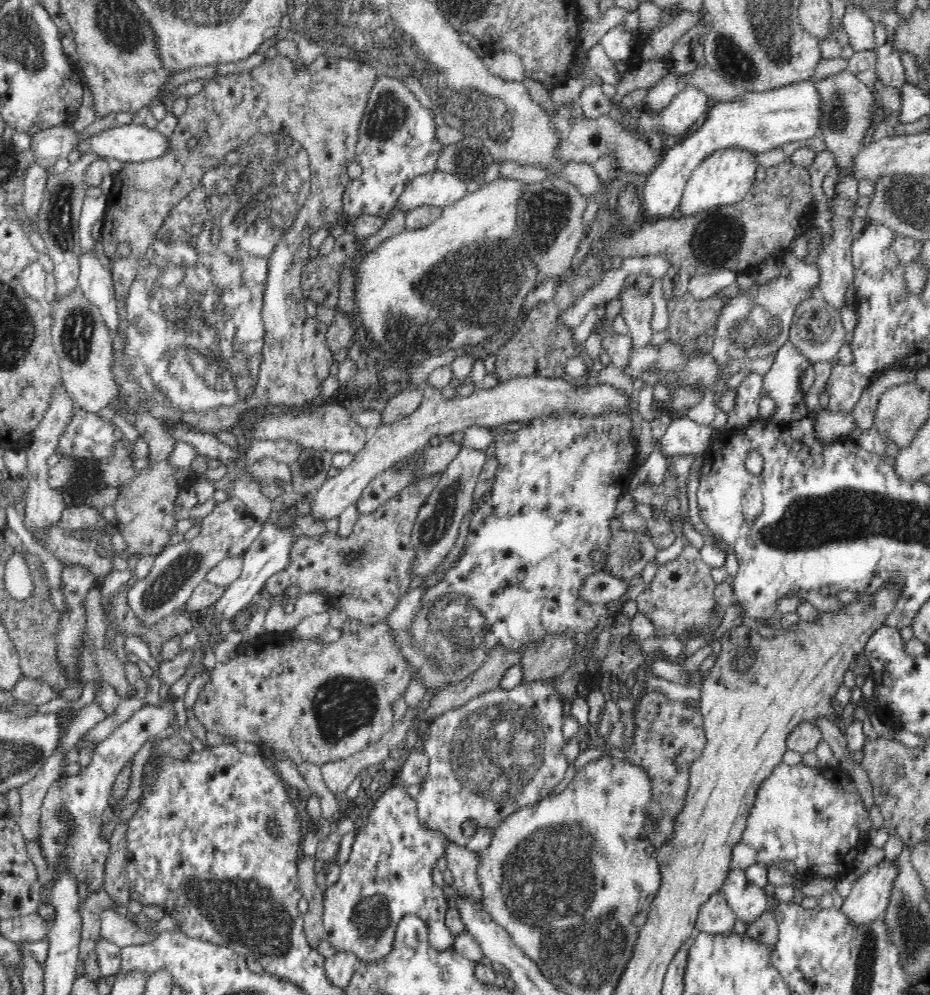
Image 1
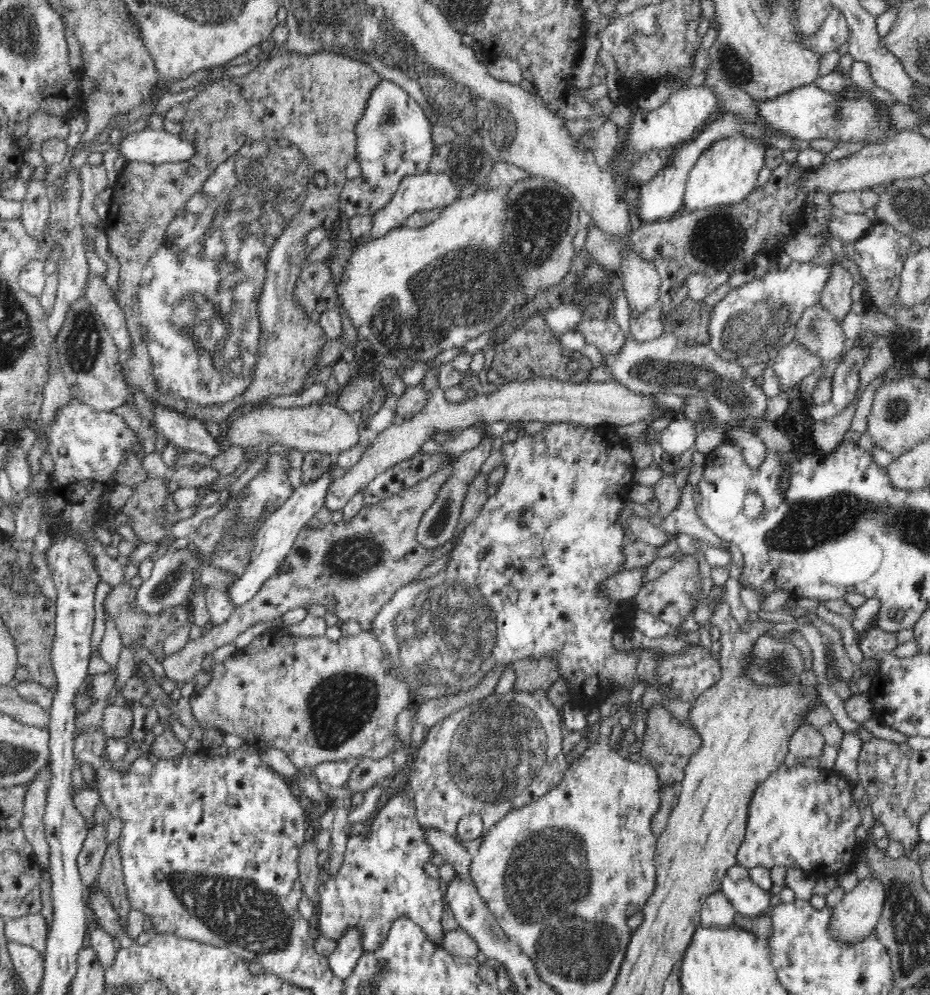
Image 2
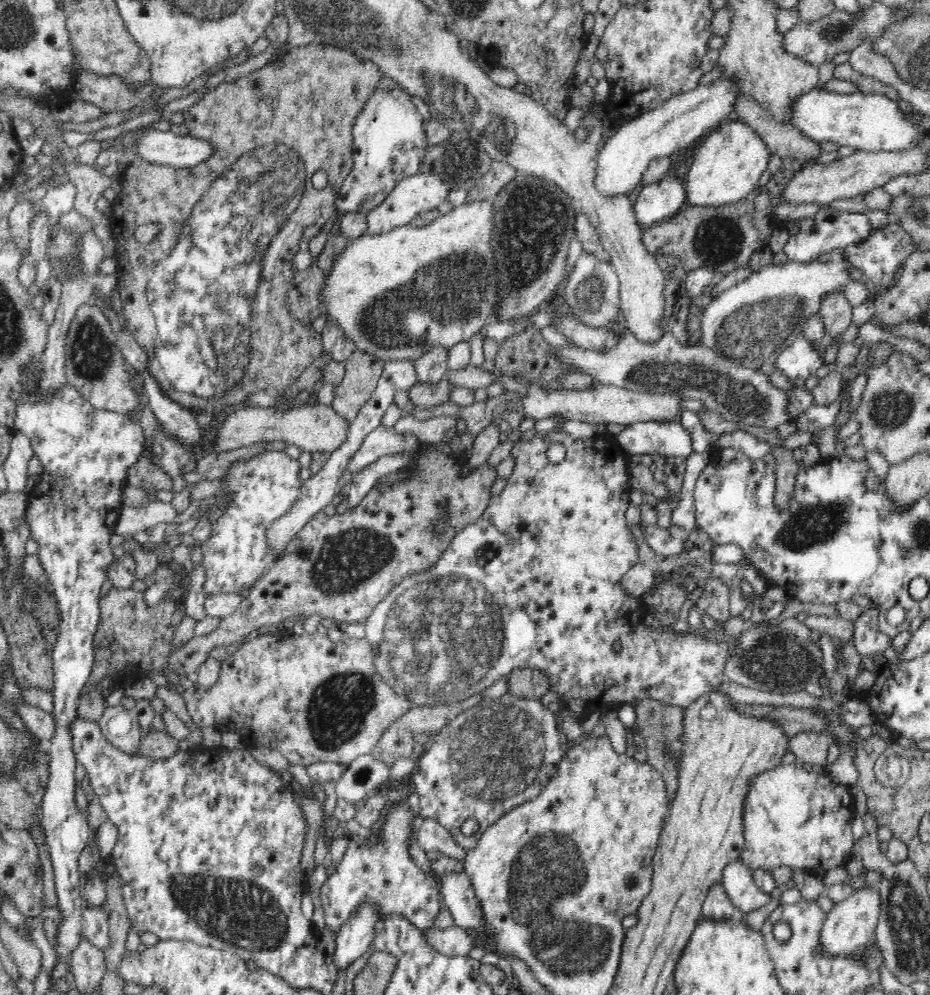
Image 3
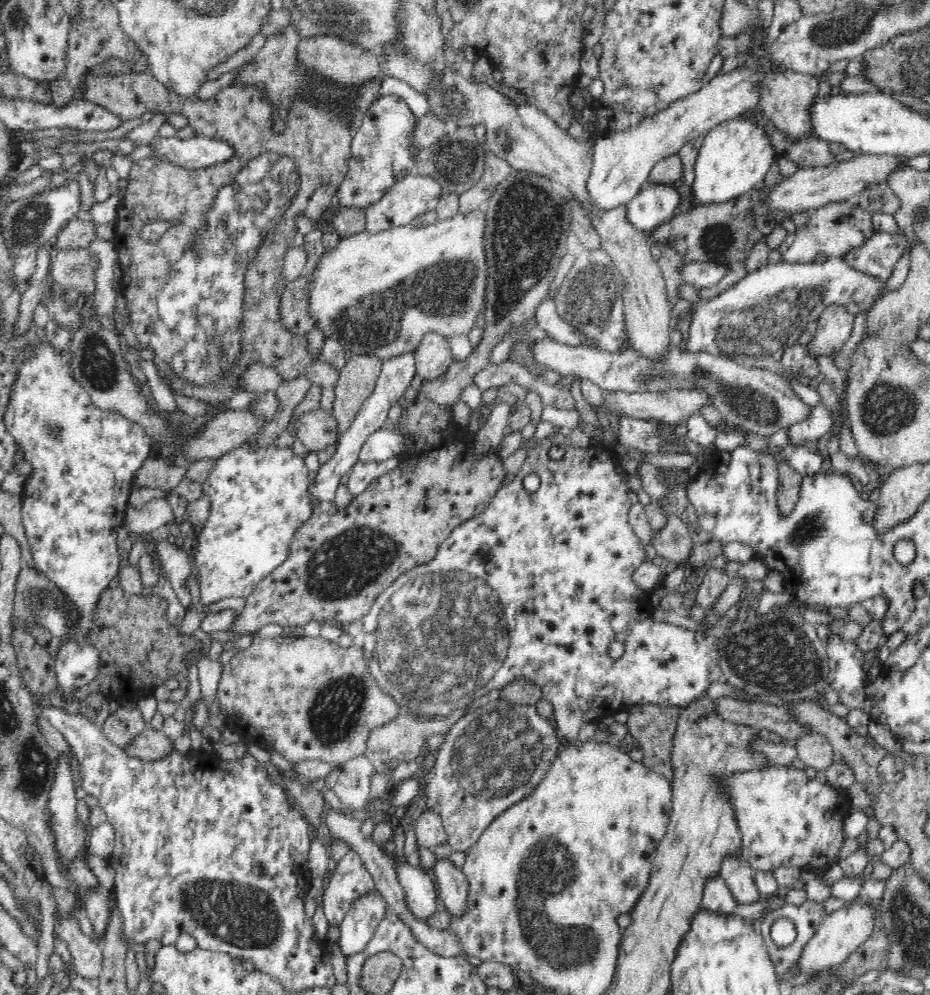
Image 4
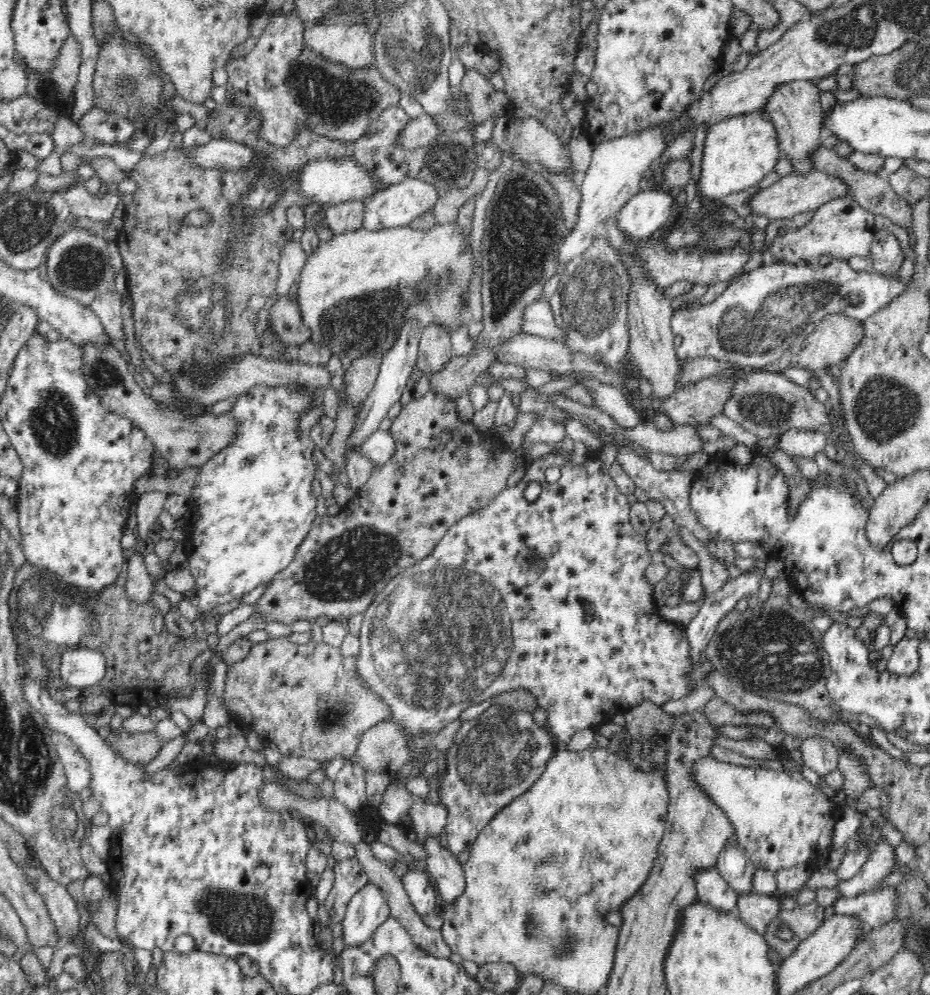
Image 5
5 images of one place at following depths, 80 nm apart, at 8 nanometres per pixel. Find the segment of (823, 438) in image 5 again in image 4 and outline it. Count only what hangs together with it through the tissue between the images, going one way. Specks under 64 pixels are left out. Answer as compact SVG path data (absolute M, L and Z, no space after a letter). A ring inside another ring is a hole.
M815 406L810 410L808 420L789 426L788 439L794 448L803 448L804 442L818 443L832 428L830 411L824 406Z

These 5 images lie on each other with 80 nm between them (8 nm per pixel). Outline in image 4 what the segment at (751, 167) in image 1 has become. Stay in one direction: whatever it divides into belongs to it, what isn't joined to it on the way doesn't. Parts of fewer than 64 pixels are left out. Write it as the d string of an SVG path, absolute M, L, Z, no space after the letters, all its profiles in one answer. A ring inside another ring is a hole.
M746 114L724 121L706 134L694 164L695 179L691 186L694 202L704 205L742 198L745 192L761 186L770 167L779 158L770 135Z

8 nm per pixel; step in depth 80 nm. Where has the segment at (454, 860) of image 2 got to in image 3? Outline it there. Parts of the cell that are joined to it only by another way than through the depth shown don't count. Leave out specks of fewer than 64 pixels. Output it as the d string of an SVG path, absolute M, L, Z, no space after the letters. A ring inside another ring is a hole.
M438 819L423 820L422 826L417 830L417 842L425 852L429 850L443 852L444 856L464 861L466 850L456 844L450 833L438 822Z

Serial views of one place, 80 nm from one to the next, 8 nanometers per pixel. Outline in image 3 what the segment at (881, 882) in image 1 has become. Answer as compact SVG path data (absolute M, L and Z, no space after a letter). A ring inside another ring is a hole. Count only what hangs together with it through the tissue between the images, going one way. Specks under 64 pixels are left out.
M858 889L848 898L834 904L834 909L827 913L820 932L820 951L830 957L848 957L856 954L863 946L868 946L875 937L881 913L879 892L869 889Z

